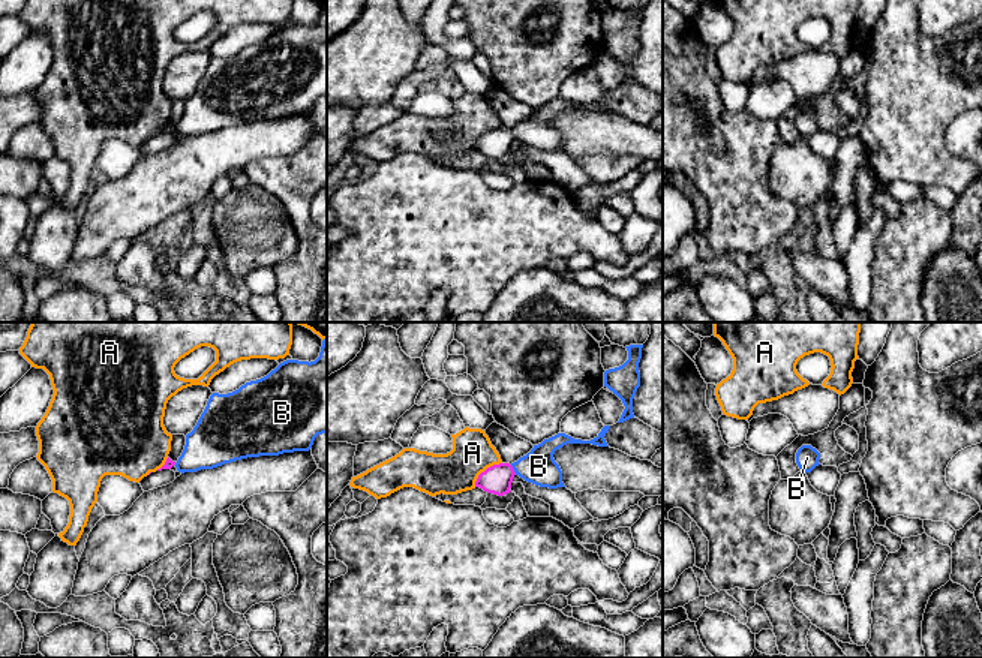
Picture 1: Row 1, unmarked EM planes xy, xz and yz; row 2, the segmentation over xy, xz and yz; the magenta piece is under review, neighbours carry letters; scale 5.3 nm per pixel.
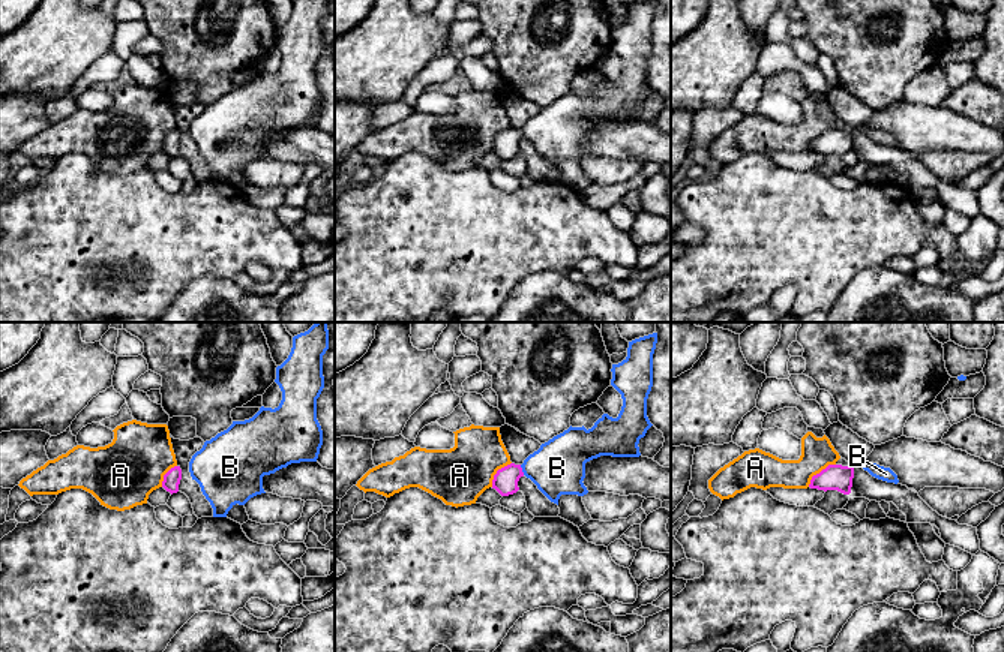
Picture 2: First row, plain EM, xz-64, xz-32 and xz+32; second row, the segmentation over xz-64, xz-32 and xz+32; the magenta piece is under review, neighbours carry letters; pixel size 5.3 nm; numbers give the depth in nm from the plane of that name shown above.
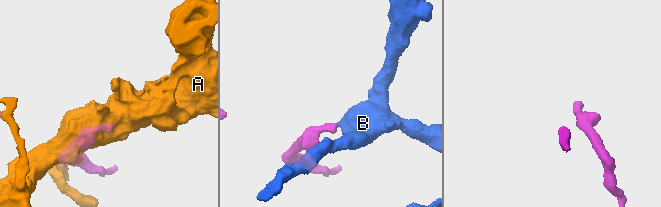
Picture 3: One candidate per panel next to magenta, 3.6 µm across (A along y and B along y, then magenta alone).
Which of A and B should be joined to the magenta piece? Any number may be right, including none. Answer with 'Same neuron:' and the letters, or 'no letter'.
Same neuron: B

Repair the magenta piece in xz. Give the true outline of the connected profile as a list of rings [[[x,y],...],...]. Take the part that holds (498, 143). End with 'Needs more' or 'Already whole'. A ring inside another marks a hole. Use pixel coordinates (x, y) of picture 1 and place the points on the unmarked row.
[[[604,90],[597,102],[591,105],[574,103],[565,97],[558,97],[534,112],[514,127],[499,127],[481,136],[475,145],[475,151],[487,157],[504,160],[510,157],[511,147],[516,139],[528,147],[540,151],[558,153],[565,151],[562,147],[562,135],[555,126],[553,118],[556,114],[567,108],[592,108],[598,111],[609,111],[604,100],[610,90]]]. Needs more

